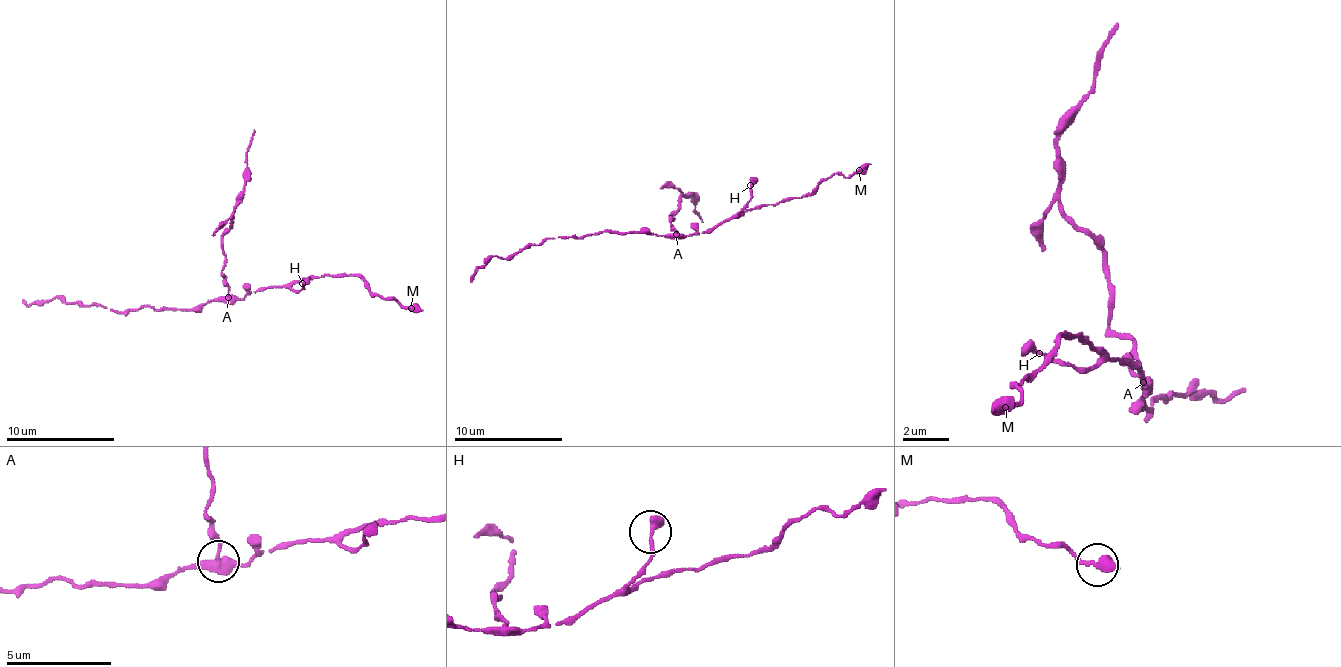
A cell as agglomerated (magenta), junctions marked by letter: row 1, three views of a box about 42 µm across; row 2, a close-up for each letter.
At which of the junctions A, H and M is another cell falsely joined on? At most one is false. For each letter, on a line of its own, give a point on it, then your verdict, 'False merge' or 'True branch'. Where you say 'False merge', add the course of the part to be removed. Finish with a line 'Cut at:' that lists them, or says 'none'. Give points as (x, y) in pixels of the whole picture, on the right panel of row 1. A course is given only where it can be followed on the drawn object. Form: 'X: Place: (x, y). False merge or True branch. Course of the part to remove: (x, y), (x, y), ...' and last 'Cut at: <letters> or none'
A: Place: (1143, 382). False merge. Course of the part to remove: (1145, 383), (1139, 354), (1110, 325), (1104, 250), (1058, 198), (1058, 123), (1092, 88), (1092, 65), (1116, 24)
H: Place: (1039, 353). True branch
M: Place: (1005, 407). True branch
Cut at: A

